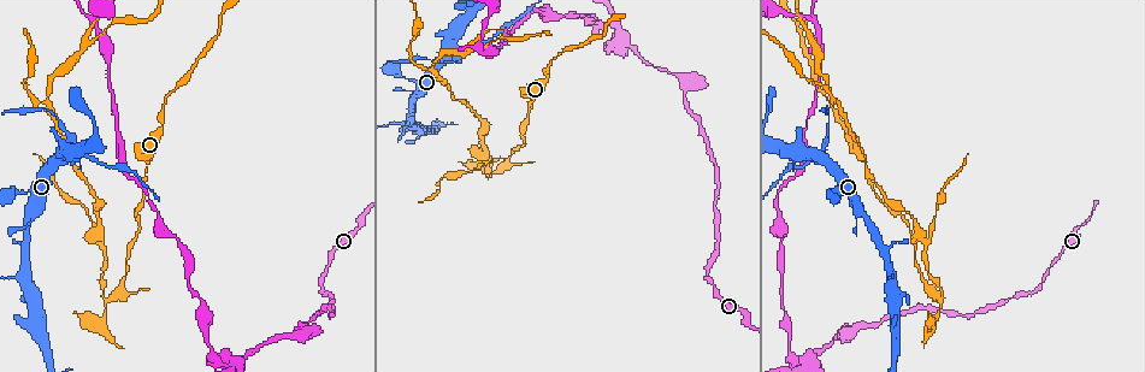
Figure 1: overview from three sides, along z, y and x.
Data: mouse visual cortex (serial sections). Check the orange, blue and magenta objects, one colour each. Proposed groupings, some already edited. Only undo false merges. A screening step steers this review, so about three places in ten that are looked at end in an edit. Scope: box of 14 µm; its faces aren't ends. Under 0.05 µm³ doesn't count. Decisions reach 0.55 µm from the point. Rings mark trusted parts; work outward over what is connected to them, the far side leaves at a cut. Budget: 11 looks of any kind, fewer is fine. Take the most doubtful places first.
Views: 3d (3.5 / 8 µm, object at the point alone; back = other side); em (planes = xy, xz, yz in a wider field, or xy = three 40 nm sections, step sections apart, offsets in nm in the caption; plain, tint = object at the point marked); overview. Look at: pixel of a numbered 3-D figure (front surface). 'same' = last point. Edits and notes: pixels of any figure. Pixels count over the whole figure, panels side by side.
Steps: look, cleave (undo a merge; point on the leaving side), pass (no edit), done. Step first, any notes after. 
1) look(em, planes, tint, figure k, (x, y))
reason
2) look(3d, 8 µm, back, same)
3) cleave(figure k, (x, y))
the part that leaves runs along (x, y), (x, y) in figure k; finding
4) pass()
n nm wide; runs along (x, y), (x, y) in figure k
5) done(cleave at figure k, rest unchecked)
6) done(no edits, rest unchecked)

look(3d, 8 µm, back, figure 1, (57, 159))

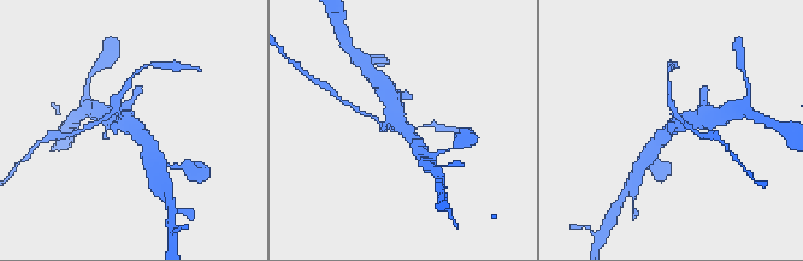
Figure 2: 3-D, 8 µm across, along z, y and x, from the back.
look(em, xy, step 2, tint, figure 2, (400, 125))
4 arms; arms of 150, 200, 350, 450 nm; now the EM

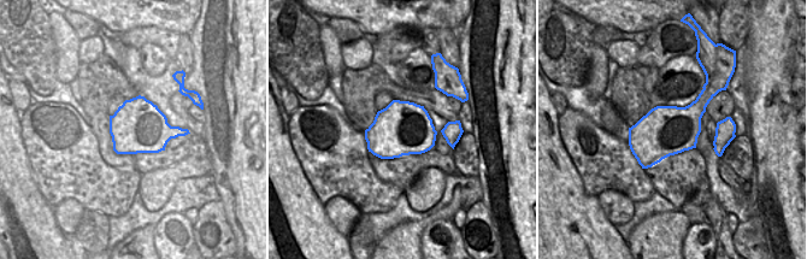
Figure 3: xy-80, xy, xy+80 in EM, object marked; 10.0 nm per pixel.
cleave(figure 2, (128, 84))
the part that leaves runs along (116, 112), (77, 132) in figure 2; two cells meet here

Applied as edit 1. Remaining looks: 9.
look(3d, 8 µm, back, figure 1, (108, 301))
narrows sharply

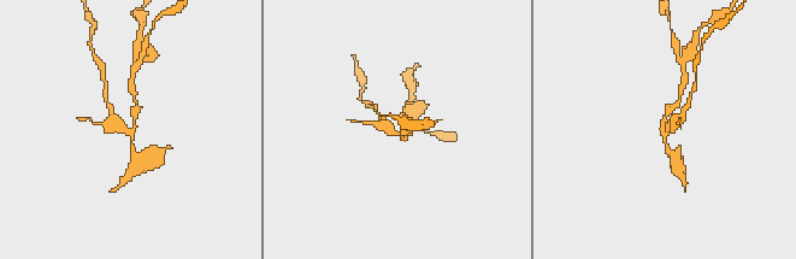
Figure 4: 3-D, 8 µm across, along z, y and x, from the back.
look(em, xy, step 3, tint, figure 4, (127, 129))

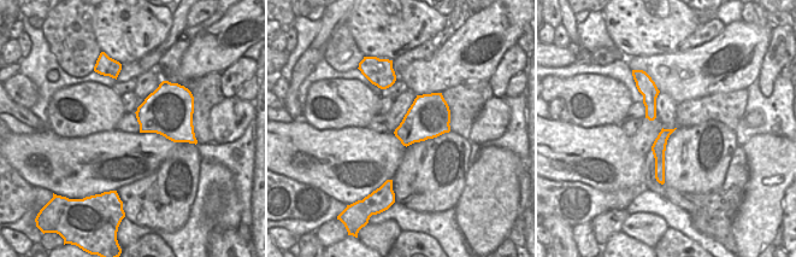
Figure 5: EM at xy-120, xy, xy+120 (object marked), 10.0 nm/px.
cleave(figure 4, (149, 152))
the part that leaves runs along (131, 131), (136, 109), (133, 89) in figure 4; a second cell is stuck on

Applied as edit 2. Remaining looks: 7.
look(3d, 3.5 µm, figure 1, (690, 83))
sudden change in width

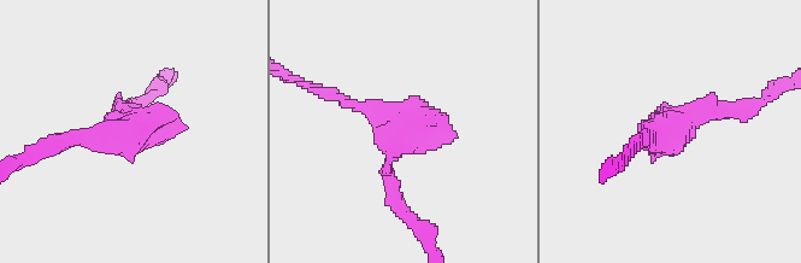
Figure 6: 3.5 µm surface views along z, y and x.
look(em, xy, step 3, plain, figure 6, (676, 128))
now the EM

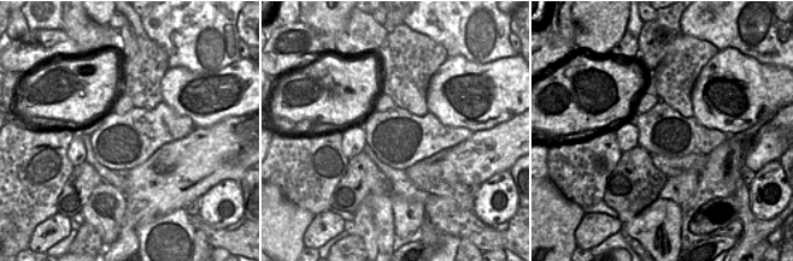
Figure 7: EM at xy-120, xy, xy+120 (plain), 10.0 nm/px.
look(em, xy, step 3, tint, same)

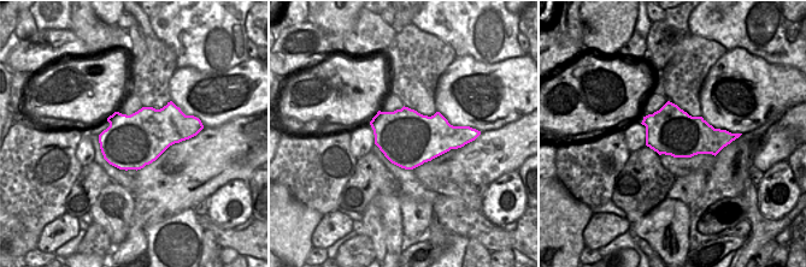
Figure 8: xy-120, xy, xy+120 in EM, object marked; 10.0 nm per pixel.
pass()
550 nm wide; runs along (396, 203), (389, 177), (396, 126), (334, 98) in figure 6; continuous, no second cell

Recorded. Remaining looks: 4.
look(3d, 3.5 µm, figure 1, (792, 363))
thin arm on a thick one

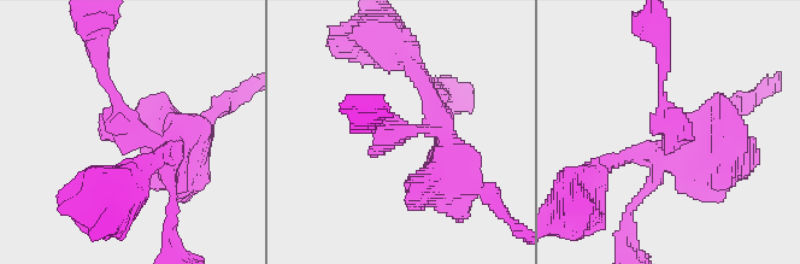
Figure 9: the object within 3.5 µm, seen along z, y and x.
look(em, xy, step 3, tint, figure 9, (145, 133))

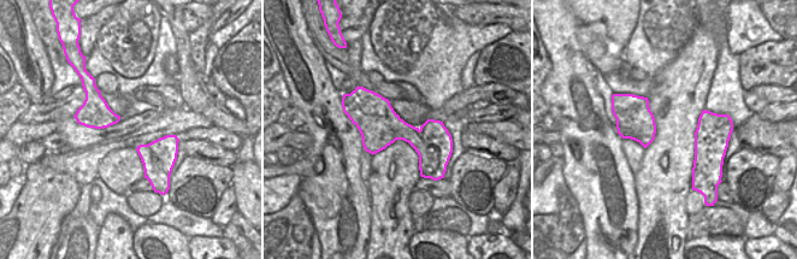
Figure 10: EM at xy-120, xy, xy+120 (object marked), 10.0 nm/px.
cleave(figure 9, (117, 135))
4 arms; the part that leaves runs along (159, 145), (118, 115), (100, 66) in figure 9; a second cell is stuck on

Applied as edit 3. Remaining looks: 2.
done(cleave at figure 2, cleave at figure 4, cleave at figure 9, rest unchecked)

